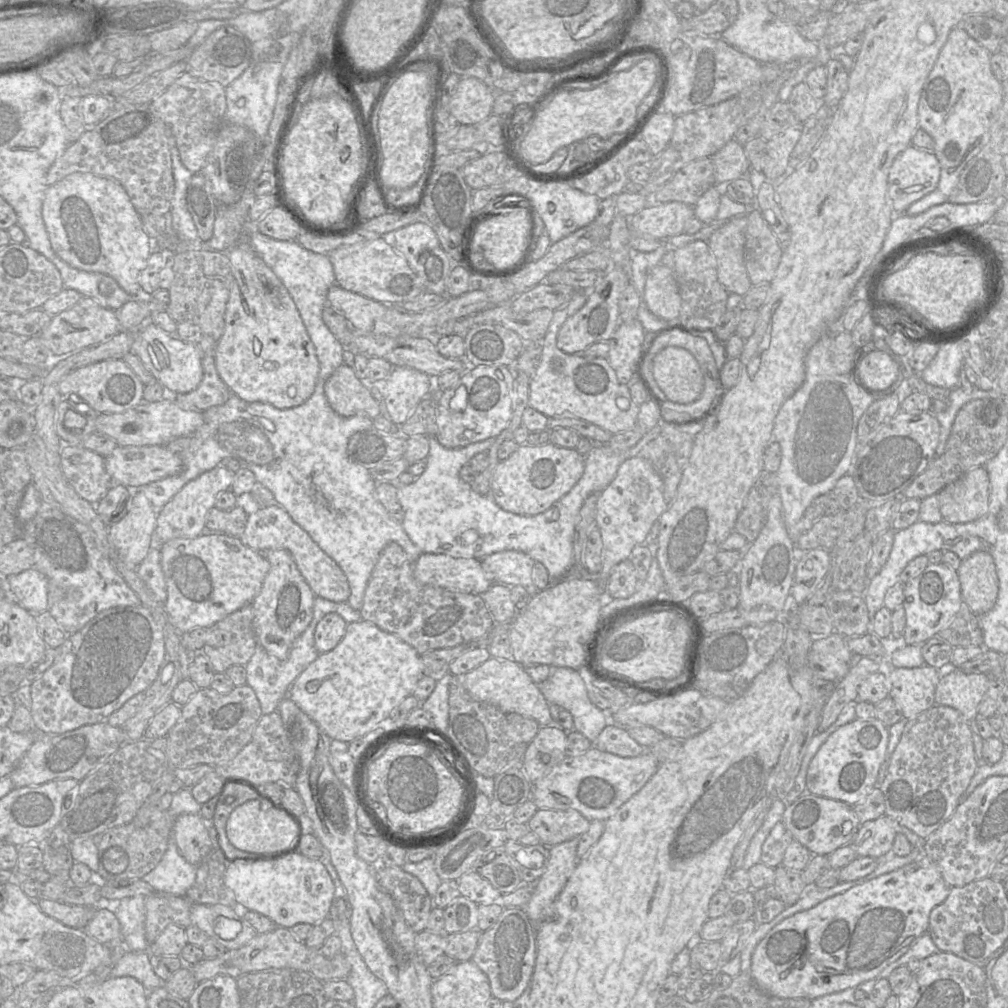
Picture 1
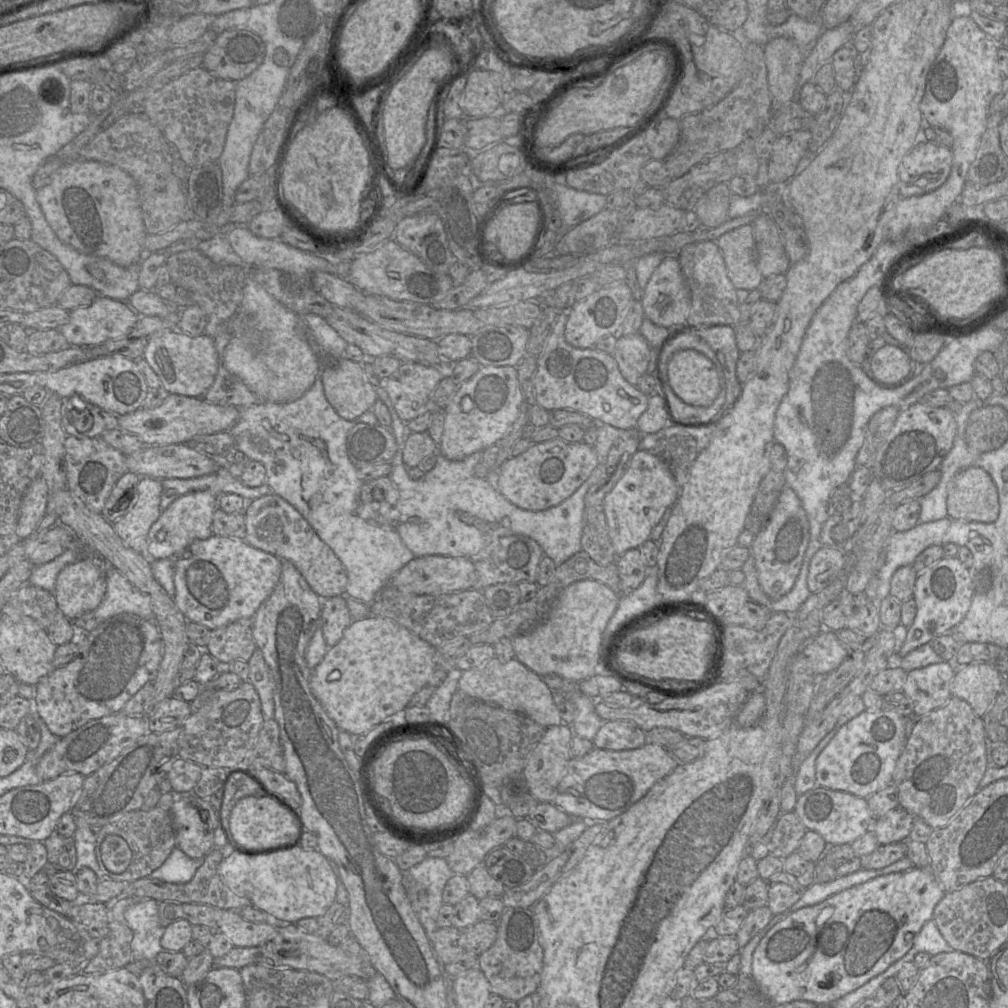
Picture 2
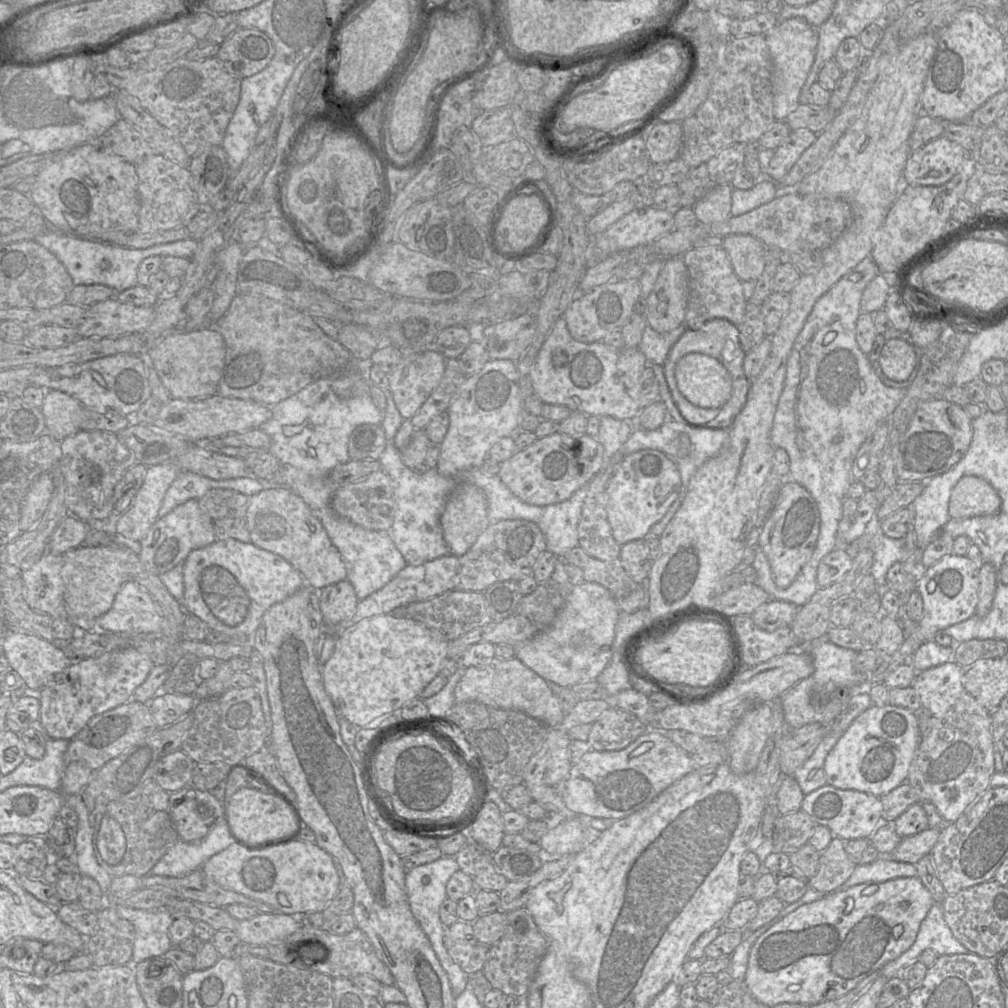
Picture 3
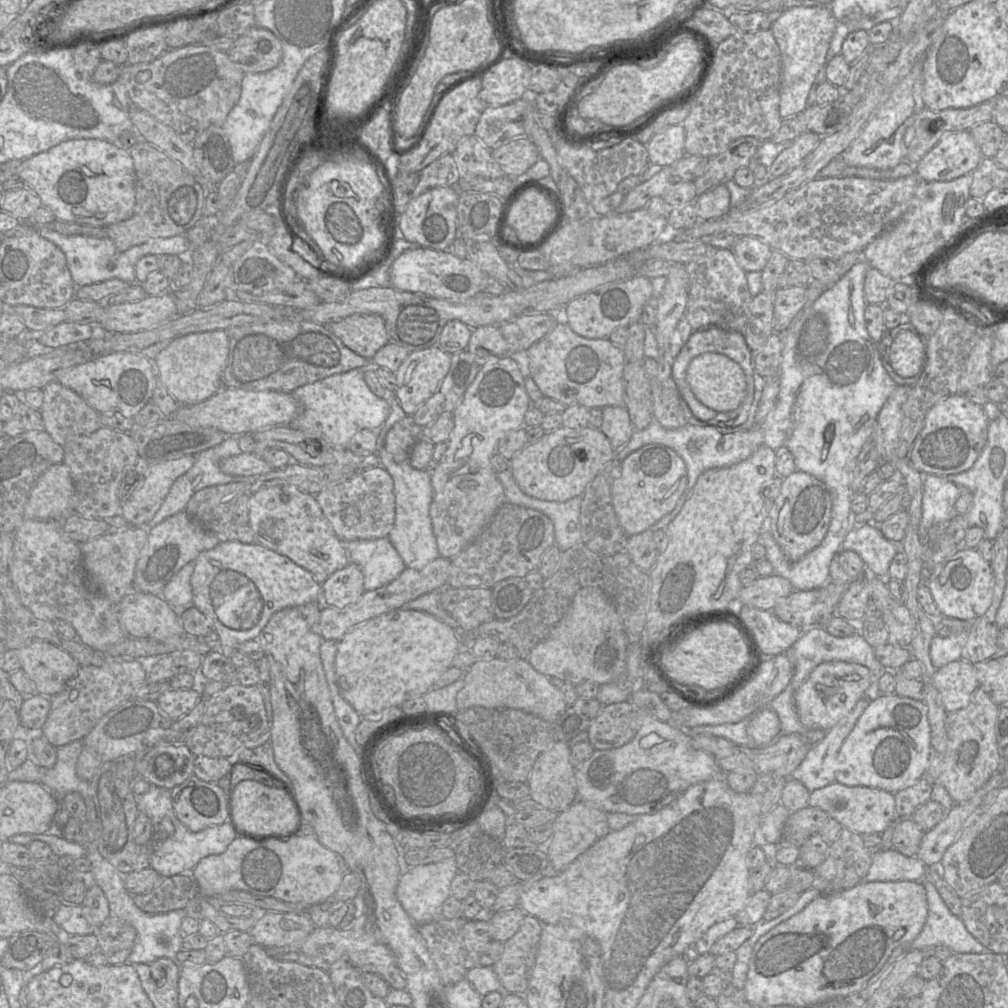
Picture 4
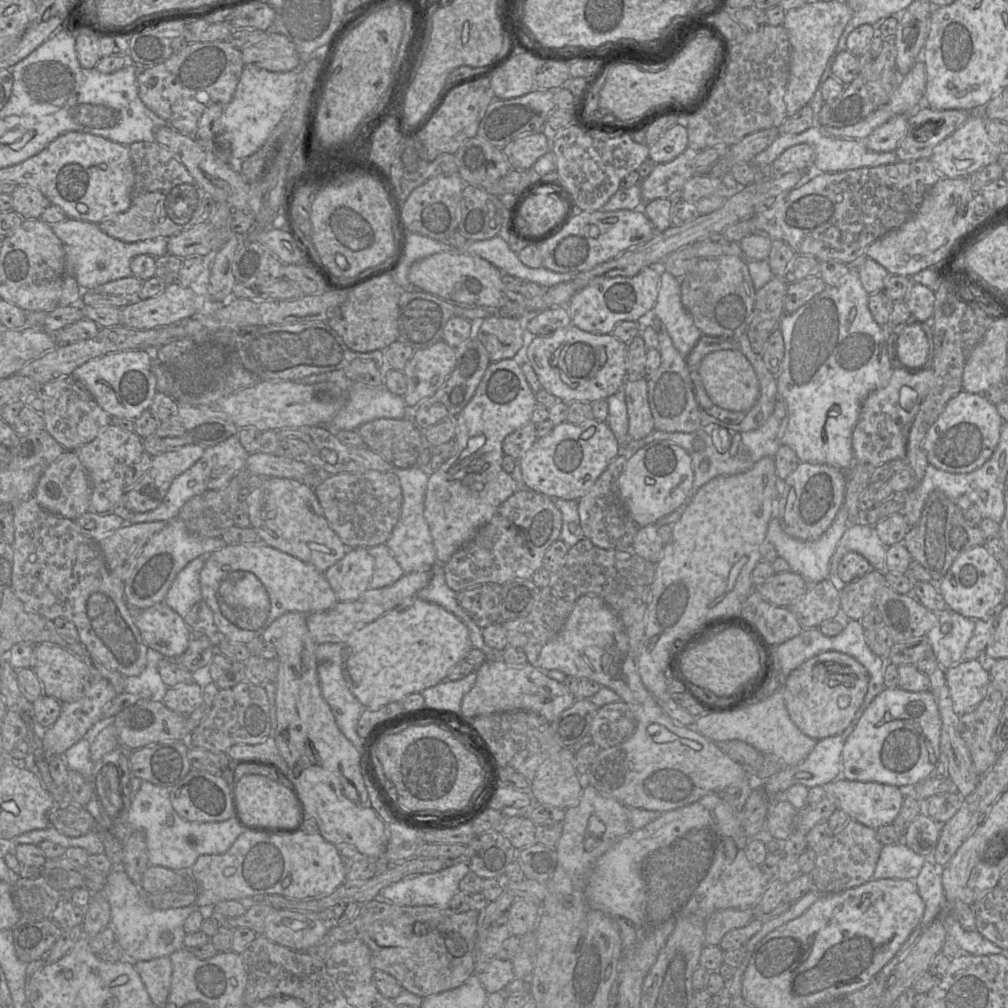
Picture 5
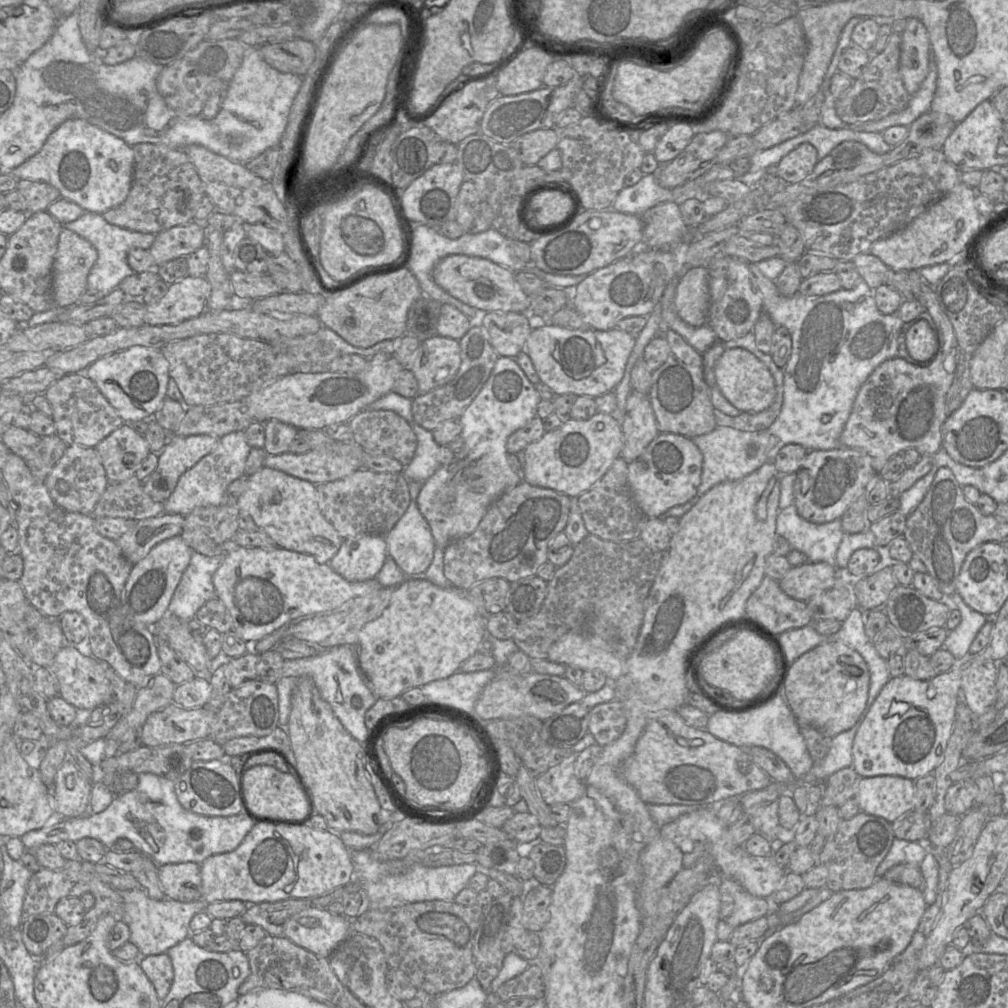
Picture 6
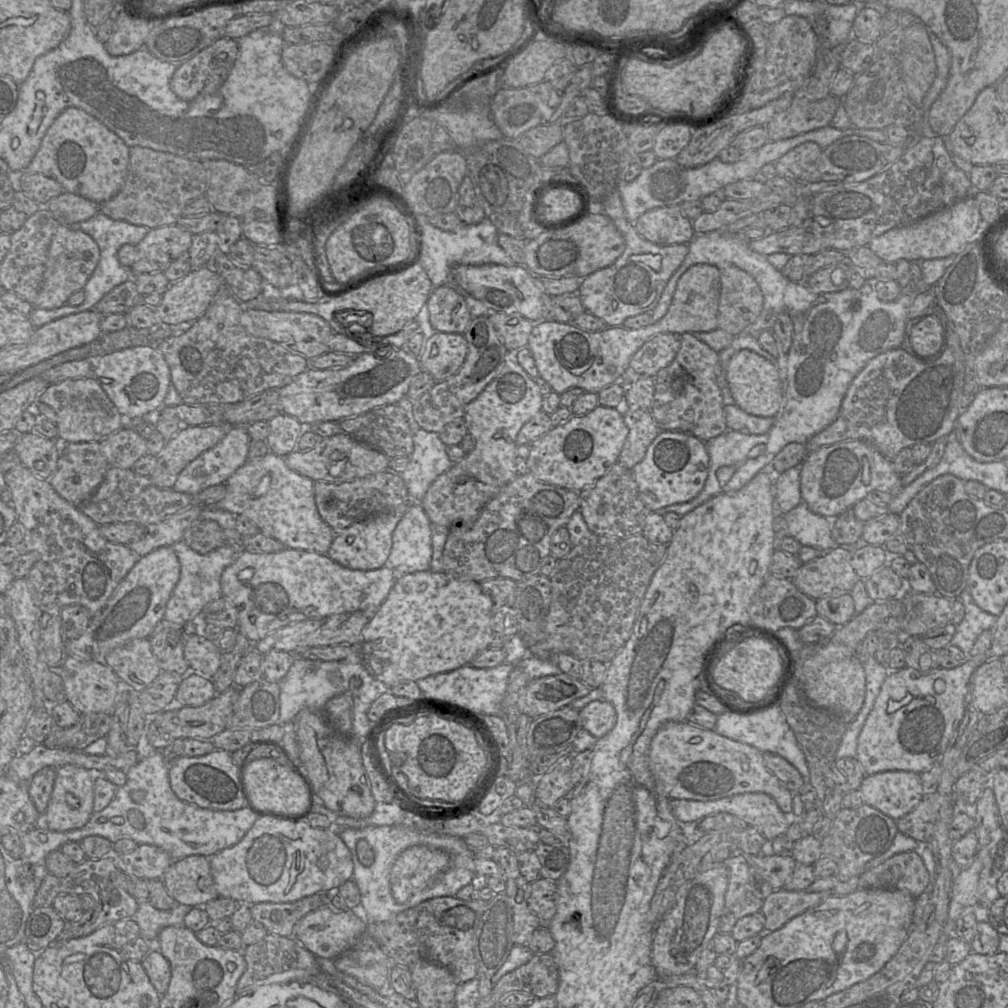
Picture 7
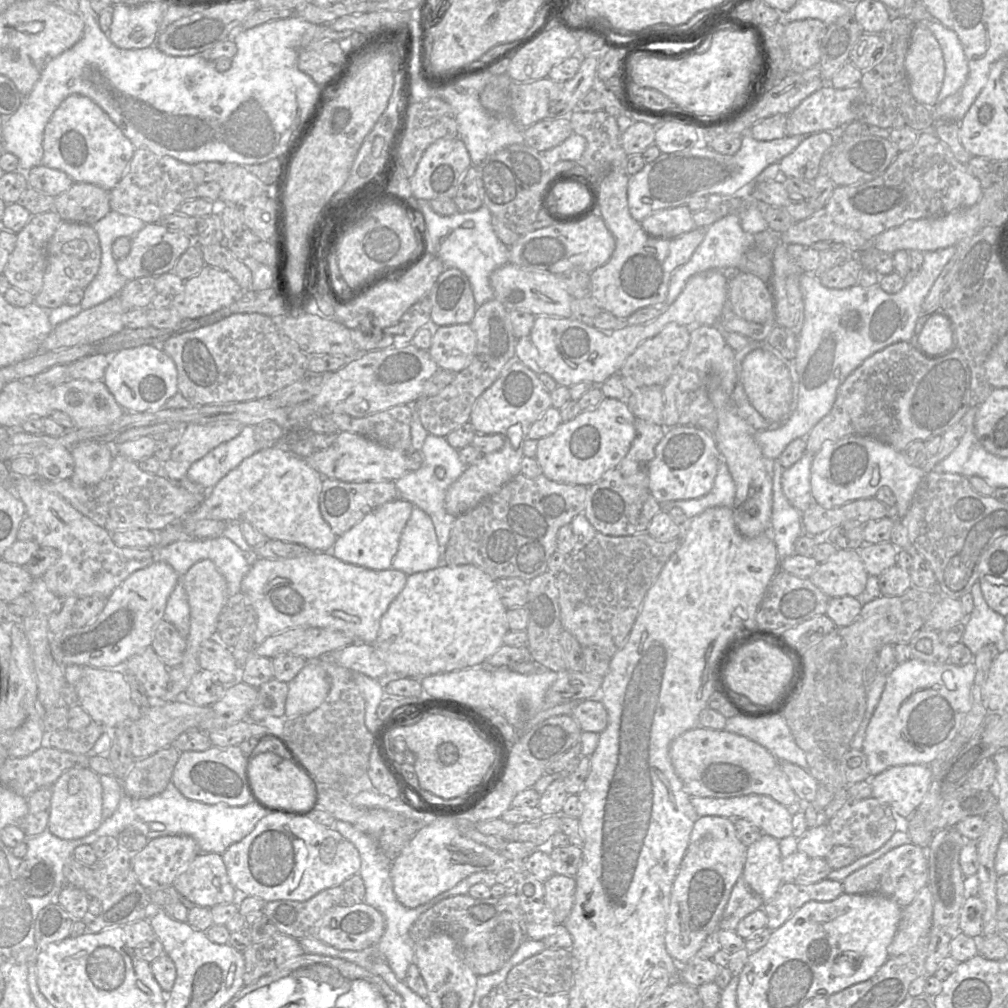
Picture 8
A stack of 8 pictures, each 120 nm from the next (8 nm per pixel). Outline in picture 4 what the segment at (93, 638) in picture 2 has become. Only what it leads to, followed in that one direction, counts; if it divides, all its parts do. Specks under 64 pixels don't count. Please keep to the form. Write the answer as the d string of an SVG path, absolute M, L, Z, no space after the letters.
M138 660L104 663L102 666L80 666L77 675L68 681L66 687L61 692L49 697L51 705L42 727L42 734L55 747L82 740L105 714L130 700L134 696L134 692L146 682L146 671Z

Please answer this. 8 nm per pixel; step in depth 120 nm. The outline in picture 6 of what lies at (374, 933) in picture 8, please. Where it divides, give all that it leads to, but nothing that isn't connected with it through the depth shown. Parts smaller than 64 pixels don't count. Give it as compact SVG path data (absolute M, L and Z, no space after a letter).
M311 906L286 920L283 936L318 956L328 958L352 932L352 920L344 915L332 914L325 908Z

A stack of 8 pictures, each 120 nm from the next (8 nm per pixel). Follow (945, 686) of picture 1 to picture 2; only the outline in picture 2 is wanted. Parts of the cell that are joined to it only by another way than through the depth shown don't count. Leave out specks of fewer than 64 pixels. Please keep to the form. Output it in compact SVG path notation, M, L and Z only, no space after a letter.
M970 663L955 668L951 693L968 702L975 714L982 718L994 702L1002 683L1003 675L991 663Z

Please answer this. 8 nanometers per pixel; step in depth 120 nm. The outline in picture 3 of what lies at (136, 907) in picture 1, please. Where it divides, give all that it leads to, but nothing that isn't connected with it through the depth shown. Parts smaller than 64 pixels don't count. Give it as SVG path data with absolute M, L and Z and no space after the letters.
M112 902L110 904L115 906L117 913L122 918L128 920L134 926L135 940L131 958L133 966L145 959L163 957L173 947L169 938L169 927L172 925L174 919L166 908L143 910Z

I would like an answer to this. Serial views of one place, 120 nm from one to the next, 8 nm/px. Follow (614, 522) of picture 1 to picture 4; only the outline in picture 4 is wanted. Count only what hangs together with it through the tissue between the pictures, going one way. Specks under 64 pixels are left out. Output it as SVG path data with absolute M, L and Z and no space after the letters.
M649 444L621 462L620 475L611 487L612 505L618 522L628 536L650 529L669 514L687 486L687 469L682 458L663 444Z

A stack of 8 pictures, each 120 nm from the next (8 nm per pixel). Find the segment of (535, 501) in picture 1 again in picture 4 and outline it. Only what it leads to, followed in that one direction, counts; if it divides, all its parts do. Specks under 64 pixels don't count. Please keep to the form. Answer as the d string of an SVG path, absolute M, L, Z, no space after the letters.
M560 427L545 435L533 444L526 445L510 461L509 469L520 489L527 495L546 501L565 502L583 494L586 486L615 458L609 439L600 430L592 427L571 429Z

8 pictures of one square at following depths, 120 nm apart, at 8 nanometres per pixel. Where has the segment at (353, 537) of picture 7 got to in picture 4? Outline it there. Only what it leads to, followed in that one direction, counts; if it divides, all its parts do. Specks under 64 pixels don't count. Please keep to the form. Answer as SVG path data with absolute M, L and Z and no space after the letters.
M349 562L322 584L321 603L335 608L354 604L364 593L364 577L358 565Z

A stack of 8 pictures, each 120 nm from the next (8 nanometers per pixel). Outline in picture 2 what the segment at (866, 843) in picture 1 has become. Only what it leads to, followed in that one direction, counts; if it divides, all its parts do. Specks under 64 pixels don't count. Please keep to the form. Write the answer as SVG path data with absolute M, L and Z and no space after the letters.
M898 807L874 819L870 831L873 831L880 845L901 842L909 837L913 819L911 813Z

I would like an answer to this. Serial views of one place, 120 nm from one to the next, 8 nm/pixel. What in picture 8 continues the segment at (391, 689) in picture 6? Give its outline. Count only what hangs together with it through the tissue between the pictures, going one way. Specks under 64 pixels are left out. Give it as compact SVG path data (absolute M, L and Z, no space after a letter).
M441 563L432 570L415 573L407 577L404 589L390 604L388 610L381 618L380 630L374 646L376 647L378 656L386 663L388 673L392 675L404 675L406 678L422 679L429 675L485 665L486 660L503 645L503 637L509 631L506 612L507 609L501 602L496 581L485 572L472 564L449 566Z

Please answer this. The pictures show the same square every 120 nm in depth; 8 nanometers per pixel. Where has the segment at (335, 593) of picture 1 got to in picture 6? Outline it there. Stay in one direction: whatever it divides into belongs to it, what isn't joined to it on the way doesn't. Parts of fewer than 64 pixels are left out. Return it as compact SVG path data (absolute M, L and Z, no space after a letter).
M263 466L256 473L250 475L247 487L236 499L235 505L239 511L247 512L253 518L259 530L270 536L277 544L277 547L311 555L320 564L329 564L344 541L321 512L316 485L276 469Z

